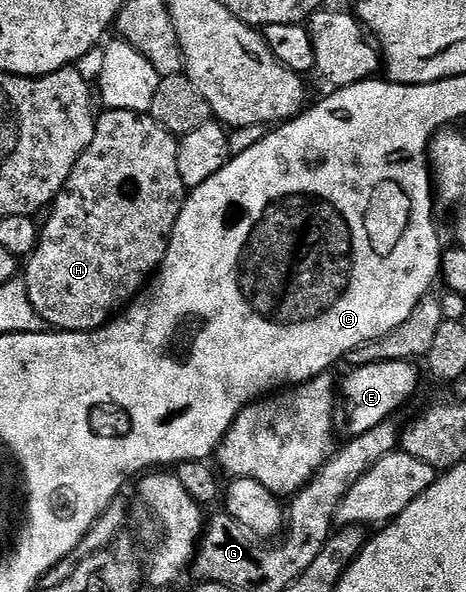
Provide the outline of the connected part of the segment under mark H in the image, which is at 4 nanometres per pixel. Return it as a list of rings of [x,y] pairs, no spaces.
[[[105,110],[102,115],[97,118],[95,136],[91,140],[87,152],[83,152],[83,156],[79,156],[67,184],[53,199],[51,209],[48,211],[48,214],[50,213],[49,219],[46,220],[45,226],[43,222],[37,235],[37,246],[33,249],[33,253],[28,255],[23,266],[23,281],[27,288],[27,296],[31,300],[31,308],[35,308],[35,312],[43,319],[46,327],[57,332],[63,330],[70,330],[71,332],[98,330],[101,326],[106,325],[114,315],[124,310],[145,289],[151,275],[160,267],[161,261],[165,258],[165,253],[169,247],[169,238],[173,234],[175,224],[179,220],[179,212],[187,197],[183,180],[179,180],[178,139],[174,135],[168,134],[148,114],[136,114],[126,110]]]

